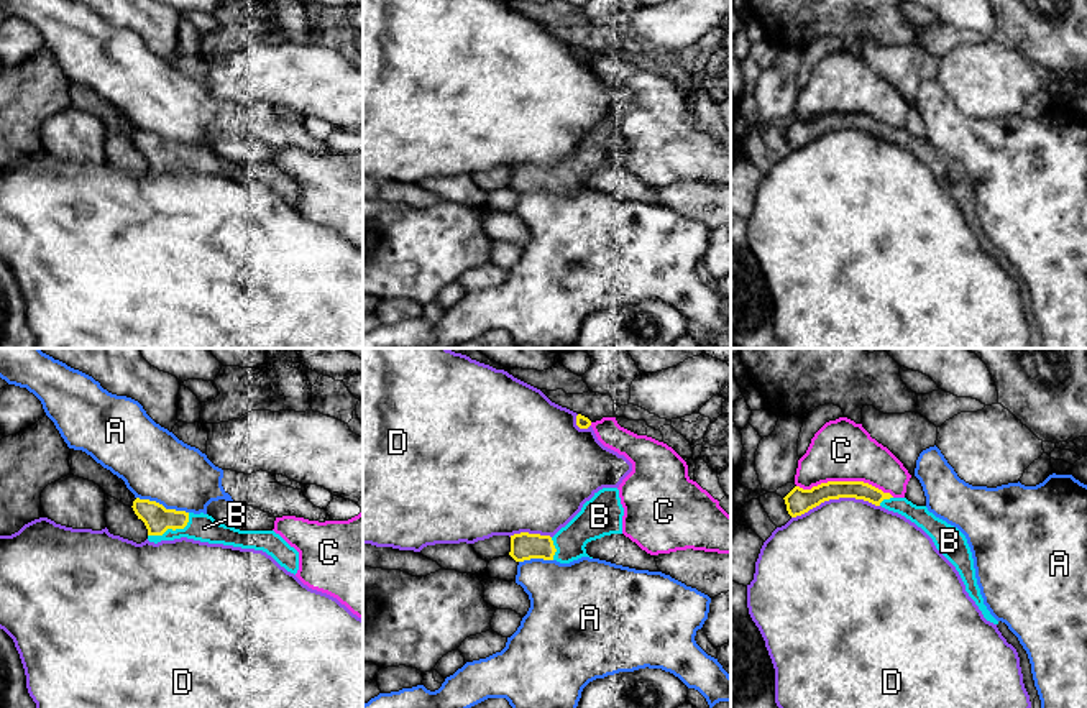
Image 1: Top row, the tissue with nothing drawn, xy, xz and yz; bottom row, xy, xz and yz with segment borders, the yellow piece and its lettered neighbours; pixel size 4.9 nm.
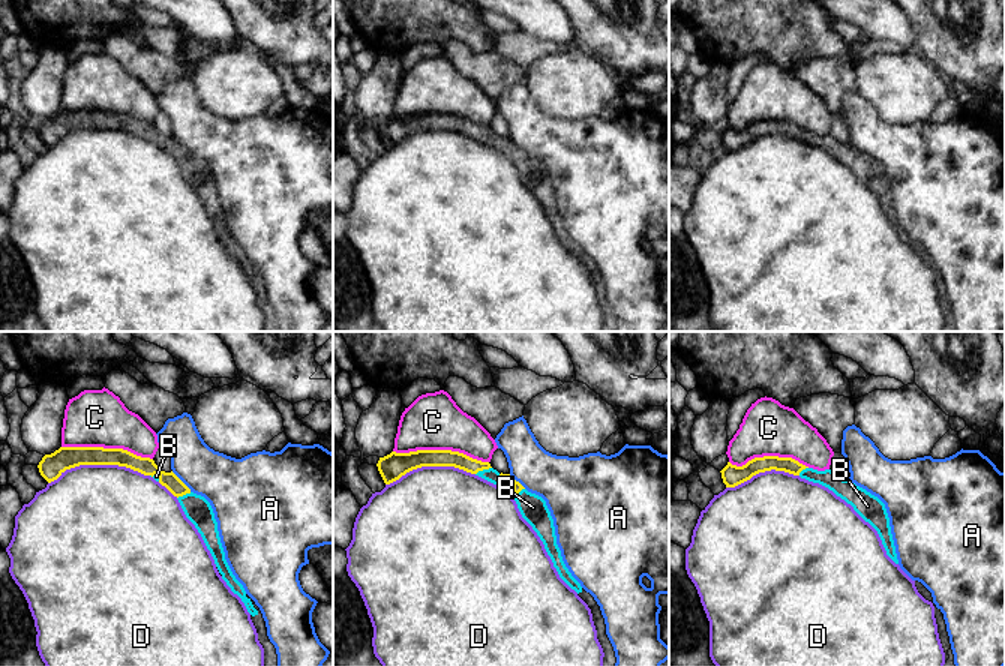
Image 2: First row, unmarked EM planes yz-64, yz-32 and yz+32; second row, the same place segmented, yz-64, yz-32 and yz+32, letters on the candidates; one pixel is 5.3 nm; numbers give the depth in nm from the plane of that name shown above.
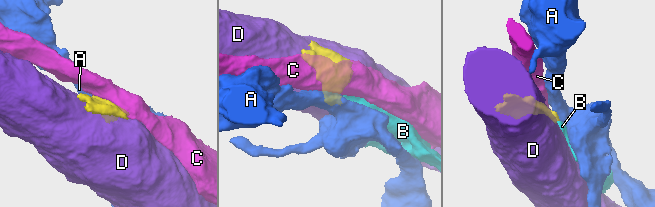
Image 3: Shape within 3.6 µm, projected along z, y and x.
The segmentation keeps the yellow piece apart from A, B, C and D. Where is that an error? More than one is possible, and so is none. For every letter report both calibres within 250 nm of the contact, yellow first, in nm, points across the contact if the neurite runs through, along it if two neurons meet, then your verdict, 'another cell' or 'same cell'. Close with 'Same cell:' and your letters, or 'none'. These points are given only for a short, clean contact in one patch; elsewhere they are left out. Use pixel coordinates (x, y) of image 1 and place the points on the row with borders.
A: calibres 140 and 340 nm; border xy (137, 496), (188, 513); another cell
B: calibres 140 and 140 nm; way xy (156, 518), (173, 529), (204, 528); same cell
C: calibres 120 and 300 nm; another cell
D: calibres 130 and 480 nm; another cell
Same cell: B

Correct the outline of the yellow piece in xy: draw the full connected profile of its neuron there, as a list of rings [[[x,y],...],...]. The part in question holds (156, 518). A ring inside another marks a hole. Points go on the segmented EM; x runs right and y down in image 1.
[[[136,498],[133,511],[148,529],[149,542],[174,540],[181,537],[223,544],[241,549],[263,550],[291,573],[299,570],[299,552],[274,531],[240,531],[220,524],[209,514],[166,509],[163,504]]]

